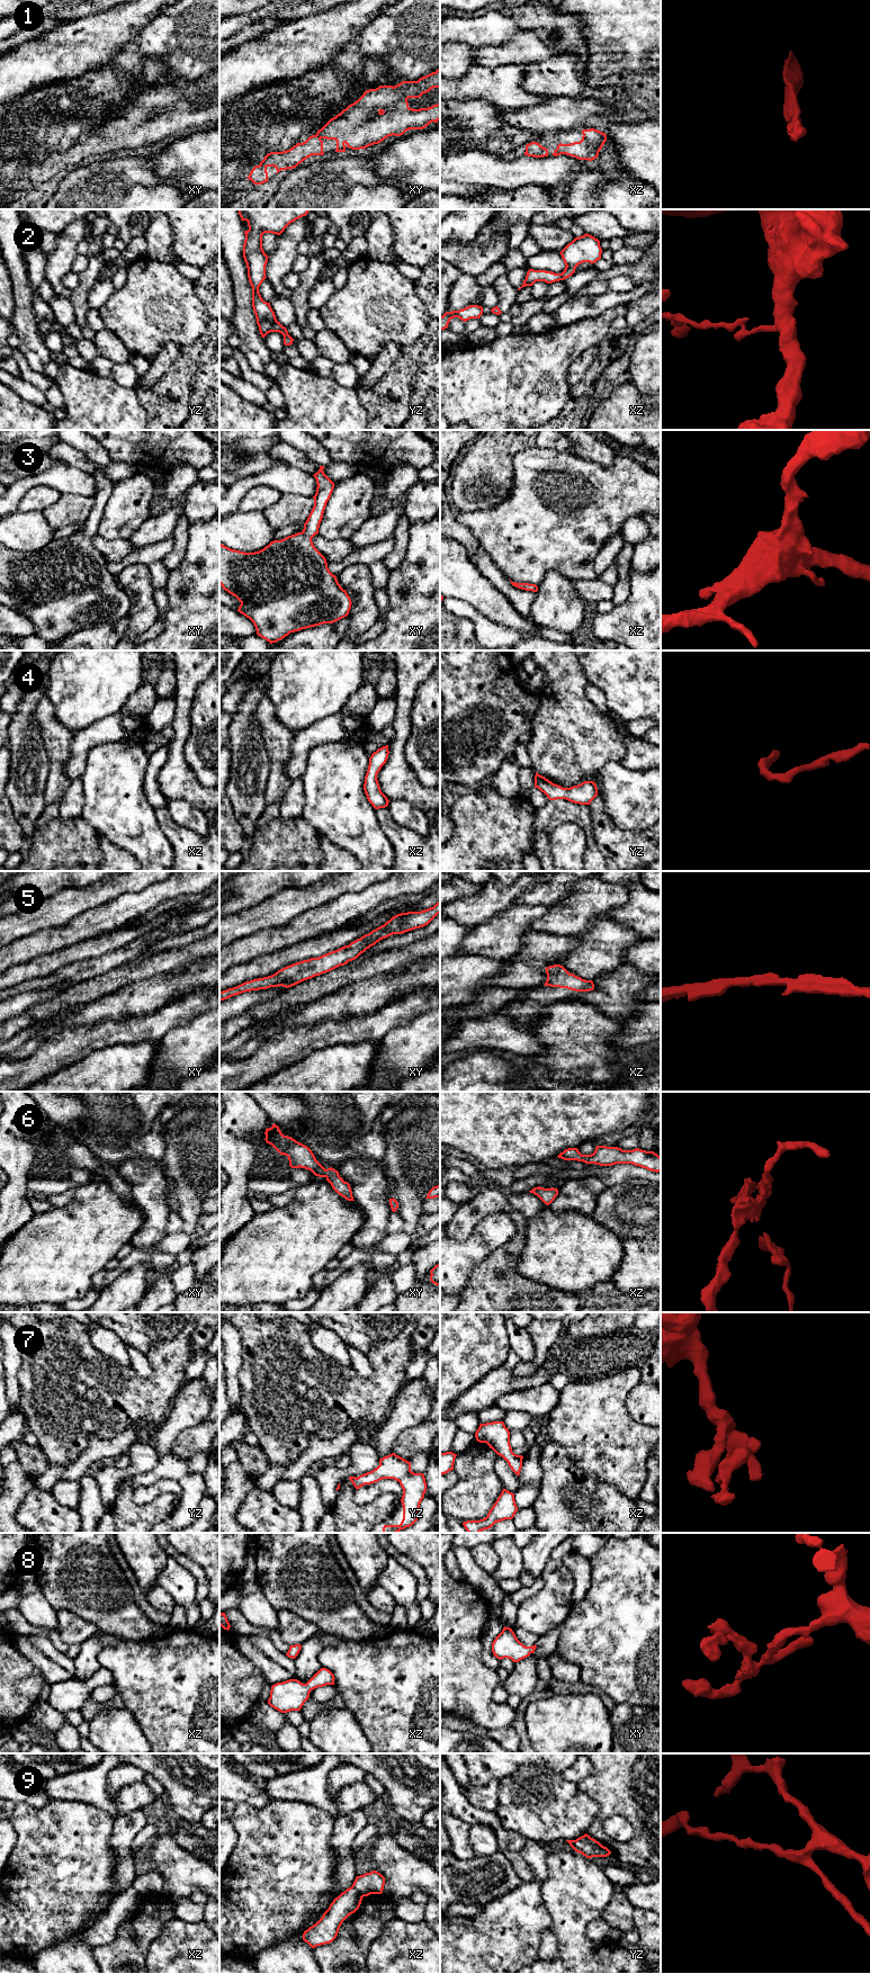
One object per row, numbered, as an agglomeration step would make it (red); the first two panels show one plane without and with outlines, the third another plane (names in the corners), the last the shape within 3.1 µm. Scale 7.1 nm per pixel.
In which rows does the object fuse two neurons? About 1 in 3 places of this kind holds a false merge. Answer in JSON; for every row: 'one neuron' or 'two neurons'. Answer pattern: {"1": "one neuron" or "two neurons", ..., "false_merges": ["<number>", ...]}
{"1": "one neuron", "2": "two neurons", "3": "one neuron", "4": "one neuron", "5": "one neuron", "6": "one neuron", "7": "one neuron", "8": "one neuron", "9": "two neurons", "false_merges": ["2", "9"]}

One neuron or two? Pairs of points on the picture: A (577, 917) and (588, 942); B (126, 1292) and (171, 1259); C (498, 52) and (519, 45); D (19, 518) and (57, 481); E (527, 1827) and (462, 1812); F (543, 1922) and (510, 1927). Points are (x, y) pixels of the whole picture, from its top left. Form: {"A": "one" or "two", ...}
{"A": "two", "B": "two", "C": "one", "D": "two", "E": "two", "F": "one"}

